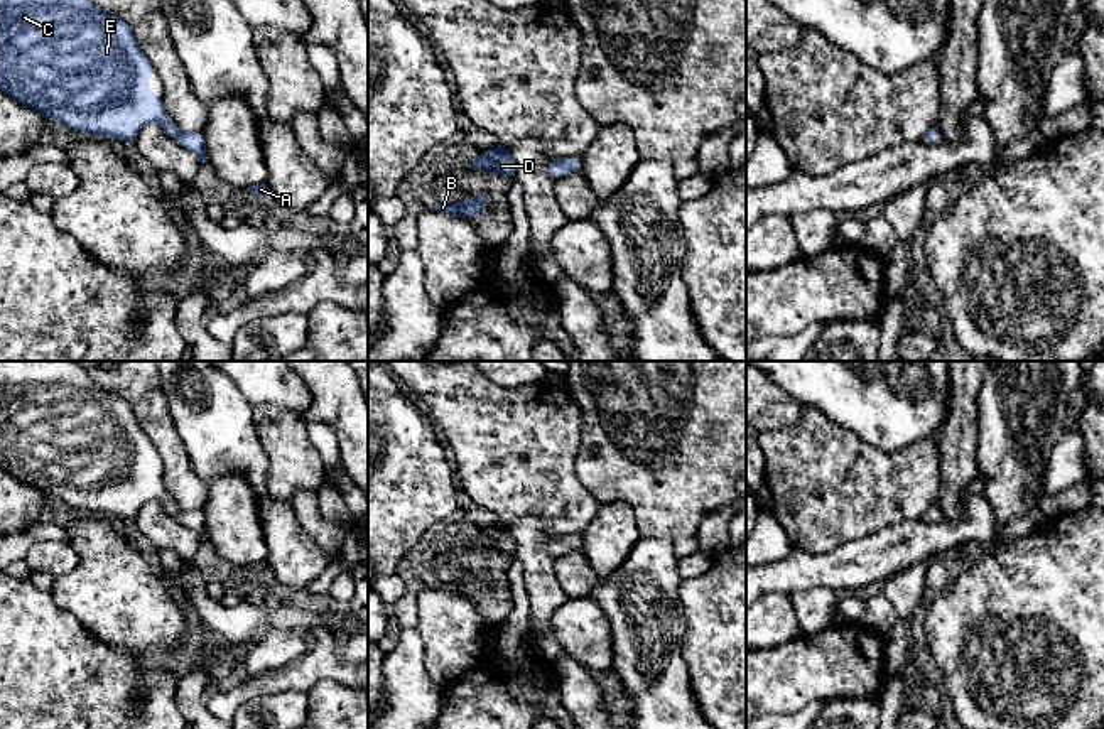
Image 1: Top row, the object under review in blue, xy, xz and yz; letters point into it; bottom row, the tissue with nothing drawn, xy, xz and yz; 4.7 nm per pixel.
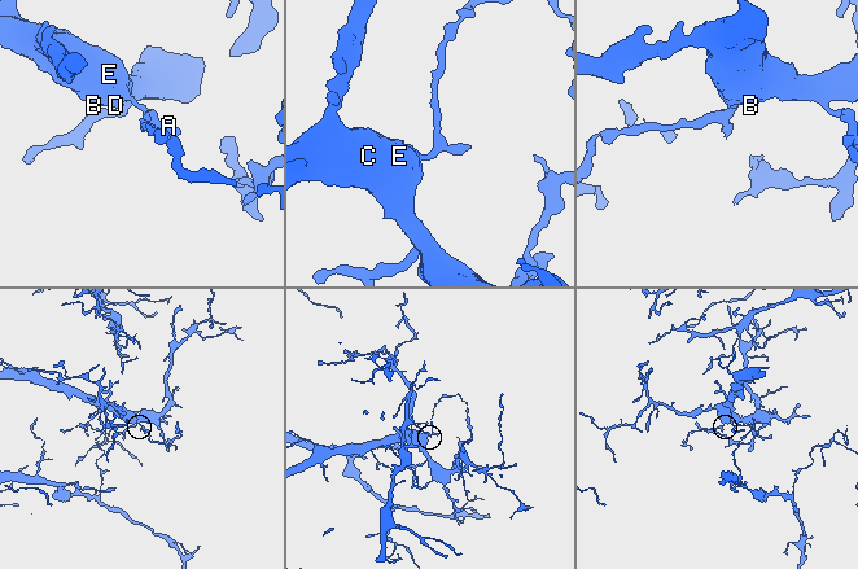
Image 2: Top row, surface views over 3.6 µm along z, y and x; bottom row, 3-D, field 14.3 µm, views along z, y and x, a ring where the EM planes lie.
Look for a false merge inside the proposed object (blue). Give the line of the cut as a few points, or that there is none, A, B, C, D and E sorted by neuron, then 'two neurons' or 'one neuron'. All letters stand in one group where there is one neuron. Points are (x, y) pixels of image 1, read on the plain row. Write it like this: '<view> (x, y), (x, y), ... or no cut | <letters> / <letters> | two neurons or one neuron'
no cut | A B C D E | one neuron

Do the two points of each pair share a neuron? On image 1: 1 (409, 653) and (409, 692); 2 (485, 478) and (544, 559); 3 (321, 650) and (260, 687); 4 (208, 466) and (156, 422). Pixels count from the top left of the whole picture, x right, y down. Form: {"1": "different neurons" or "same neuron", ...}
{"1": "same neuron", "2": "different neurons", "3": "same neuron", "4": "different neurons"}

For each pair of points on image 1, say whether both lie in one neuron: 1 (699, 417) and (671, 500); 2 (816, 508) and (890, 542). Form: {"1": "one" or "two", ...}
{"1": "one", "2": "two"}

